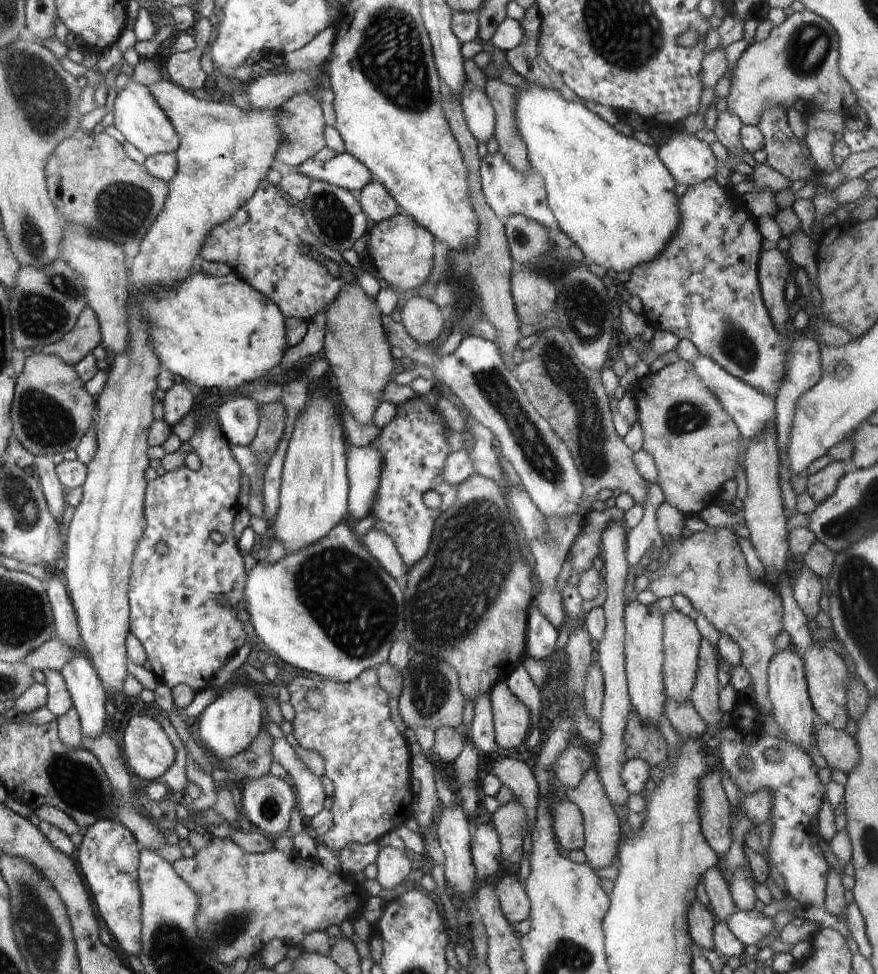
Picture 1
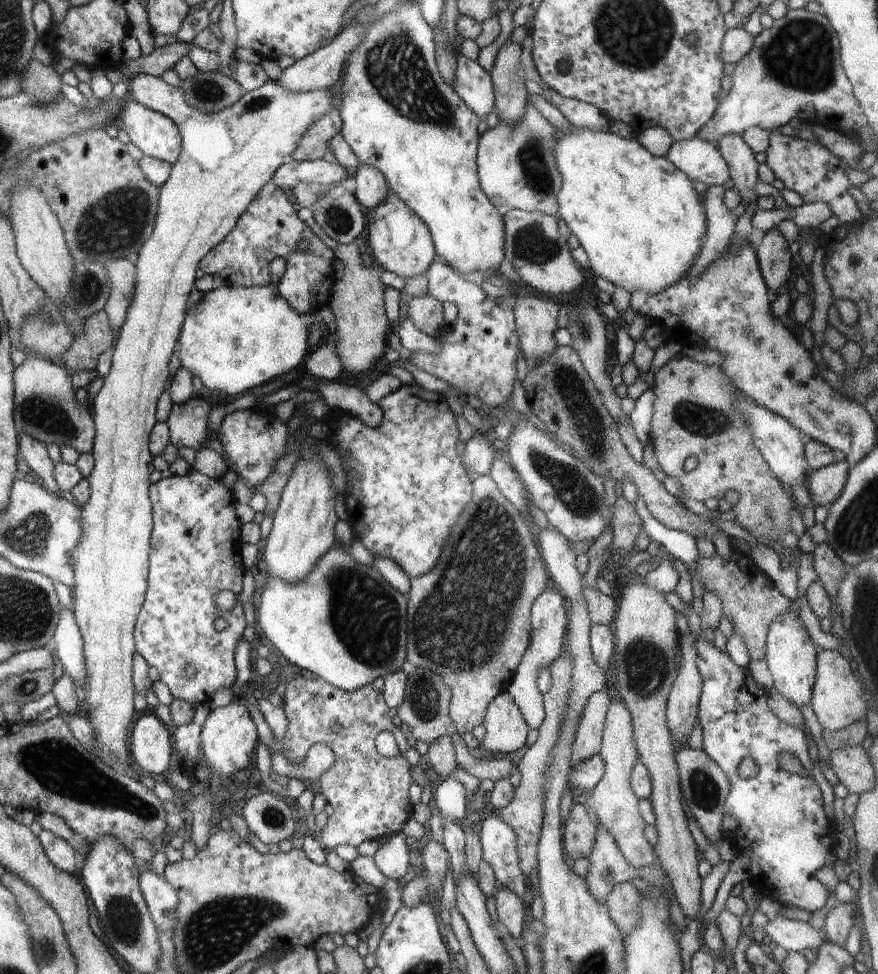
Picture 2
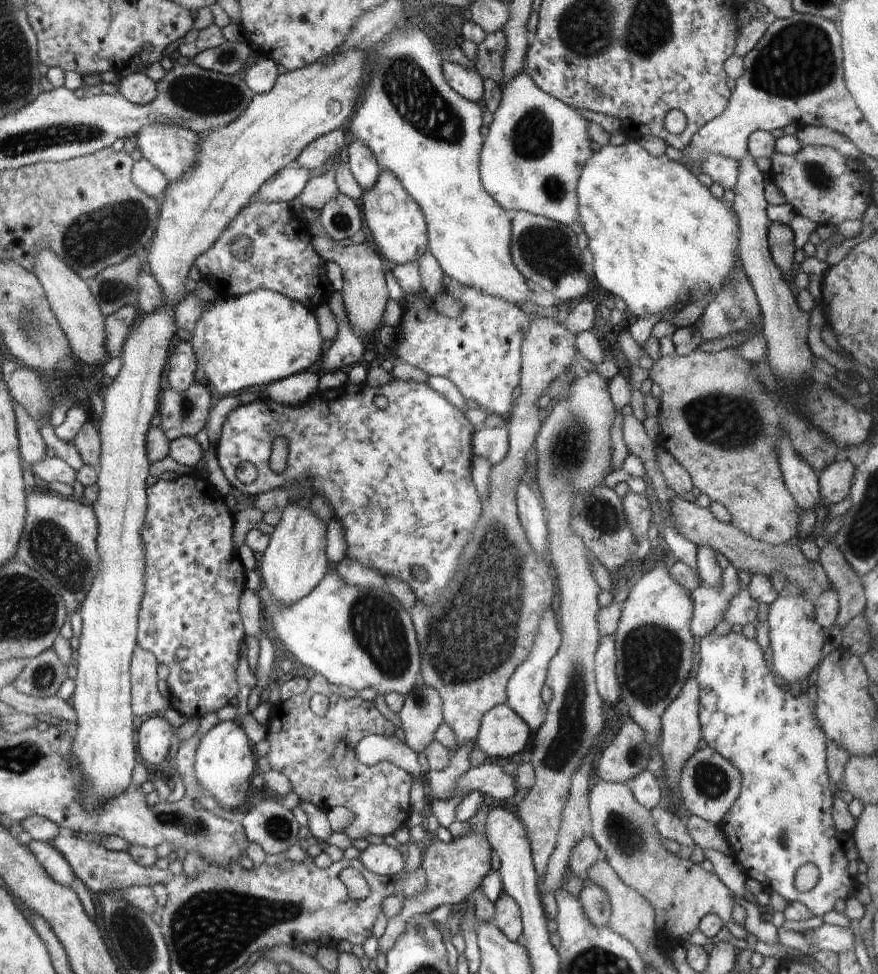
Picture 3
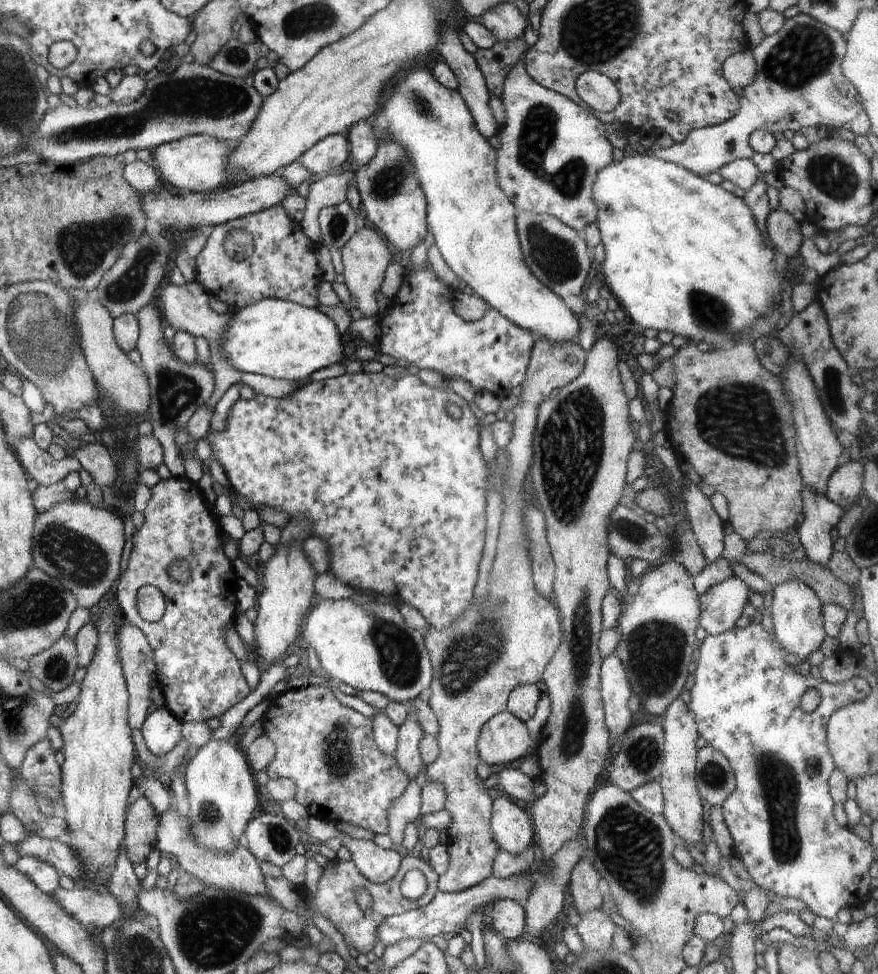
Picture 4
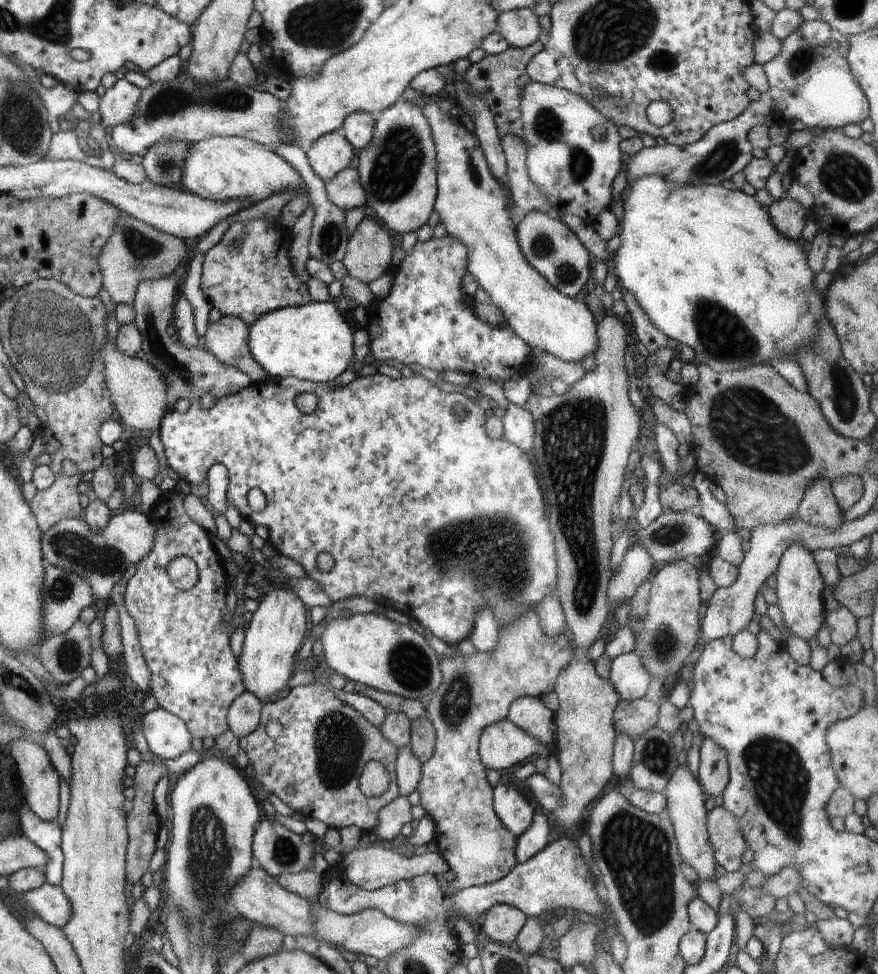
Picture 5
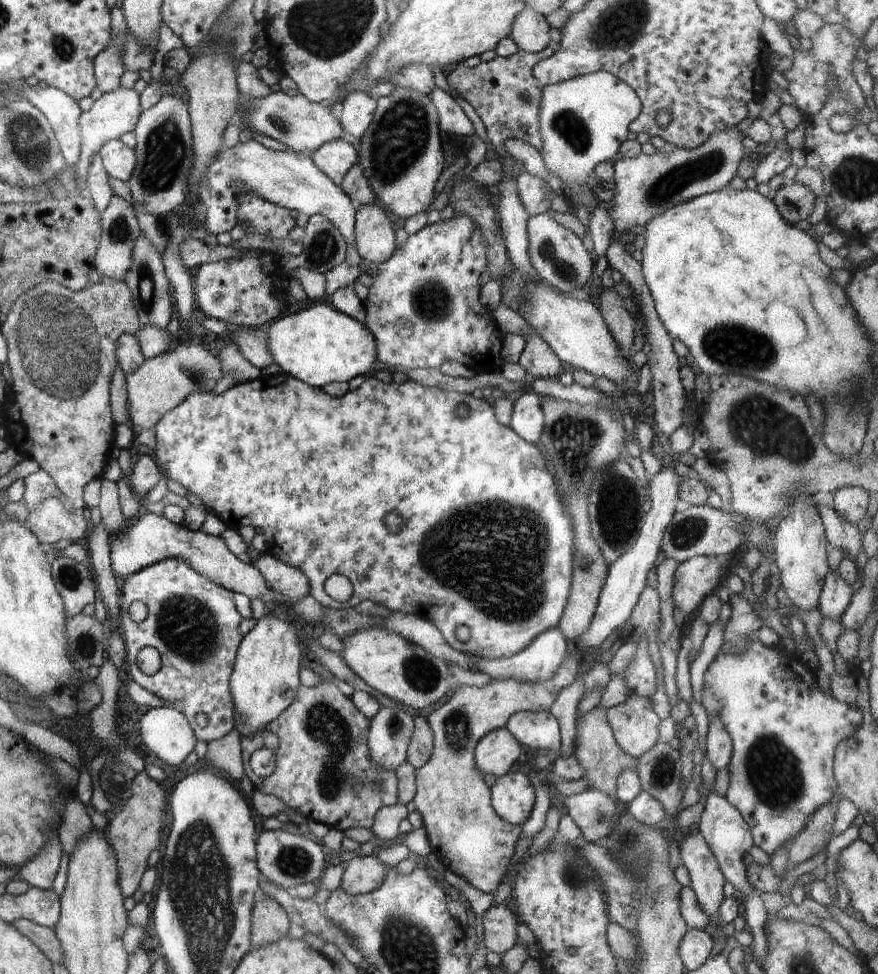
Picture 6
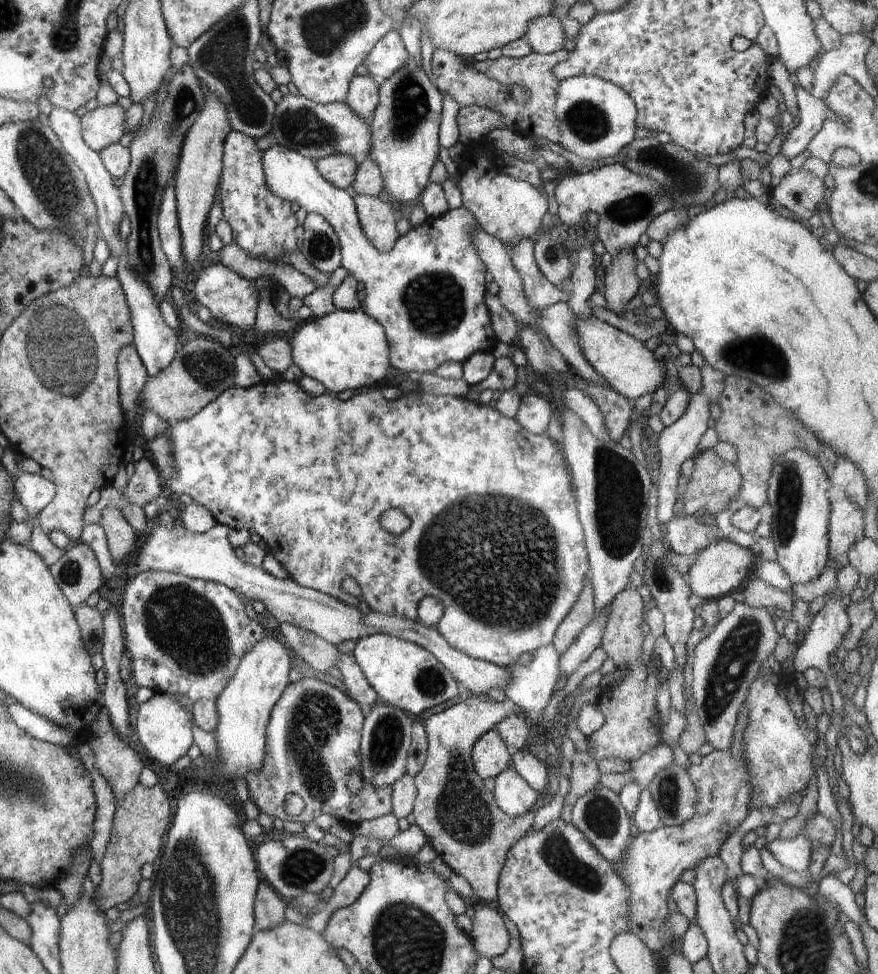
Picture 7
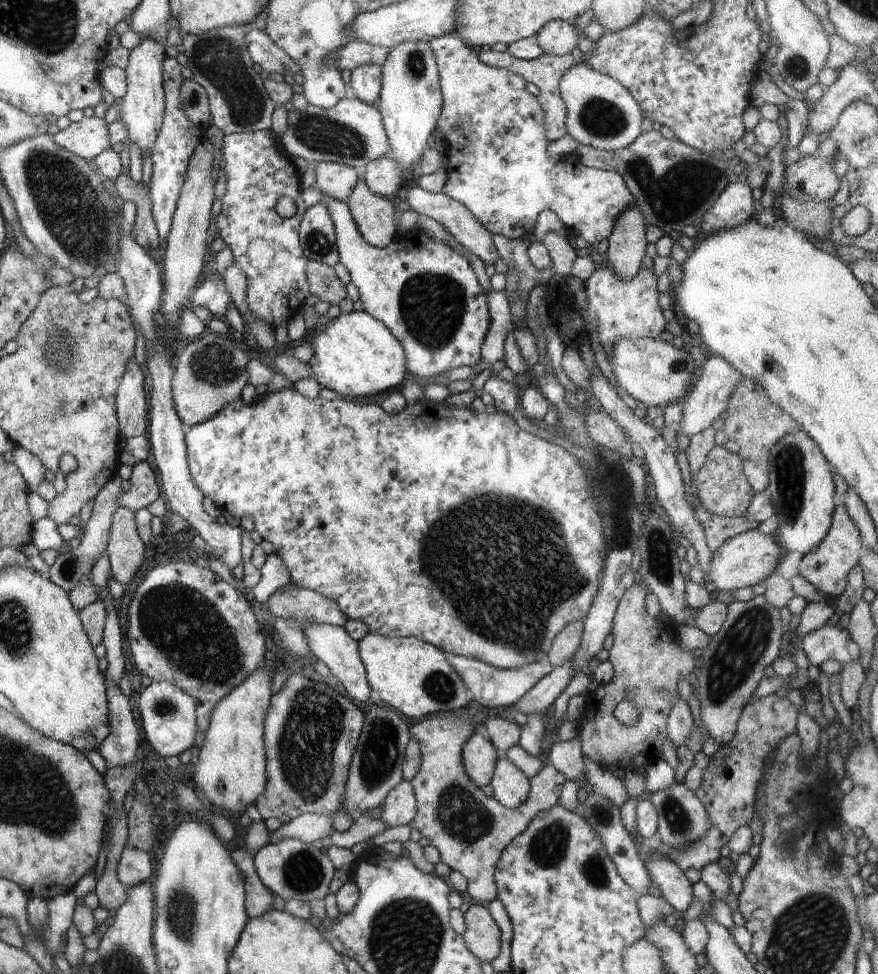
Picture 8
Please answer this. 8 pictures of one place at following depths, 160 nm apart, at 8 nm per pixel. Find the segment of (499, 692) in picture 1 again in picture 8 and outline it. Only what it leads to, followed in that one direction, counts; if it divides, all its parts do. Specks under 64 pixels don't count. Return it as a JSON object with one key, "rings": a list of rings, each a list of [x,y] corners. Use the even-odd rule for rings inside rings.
{"rings":[[[483,731],[474,732],[463,744],[461,761],[466,776],[478,787],[491,784],[498,754],[494,745],[484,736]]]}

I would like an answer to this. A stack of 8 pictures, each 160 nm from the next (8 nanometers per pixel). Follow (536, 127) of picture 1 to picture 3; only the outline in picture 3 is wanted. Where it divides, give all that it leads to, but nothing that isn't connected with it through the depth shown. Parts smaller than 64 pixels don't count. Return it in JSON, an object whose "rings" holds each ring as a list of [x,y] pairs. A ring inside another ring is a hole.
{"rings":[[[627,140],[623,145],[606,145],[599,152],[595,152],[585,164],[580,178],[578,179],[576,196],[579,202],[579,215],[583,224],[583,232],[587,234],[587,246],[594,256],[594,276],[600,283],[603,290],[613,296],[620,296],[626,303],[628,312],[636,318],[644,318],[652,315],[660,315],[674,309],[676,306],[688,305],[696,302],[699,298],[715,292],[724,286],[724,283],[735,271],[739,262],[739,224],[737,214],[731,207],[727,207],[720,199],[716,199],[710,189],[698,181],[698,177],[682,163],[670,160],[665,154],[662,156],[652,156],[644,150],[638,142]]]}

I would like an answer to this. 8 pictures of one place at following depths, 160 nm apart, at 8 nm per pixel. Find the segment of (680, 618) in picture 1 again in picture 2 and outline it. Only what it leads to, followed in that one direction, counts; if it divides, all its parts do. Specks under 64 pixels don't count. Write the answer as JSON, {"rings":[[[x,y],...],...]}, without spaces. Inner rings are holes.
{"rings":[[[679,636],[681,663],[667,700],[667,725],[673,742],[681,742],[676,752],[688,748],[686,740],[694,730],[699,713],[702,677],[696,659],[695,636]]]}

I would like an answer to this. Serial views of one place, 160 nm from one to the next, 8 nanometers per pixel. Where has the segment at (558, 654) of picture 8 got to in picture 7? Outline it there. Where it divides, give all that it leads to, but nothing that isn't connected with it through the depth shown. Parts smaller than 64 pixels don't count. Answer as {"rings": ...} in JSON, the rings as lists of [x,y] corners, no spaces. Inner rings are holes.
{"rings":[[[588,571],[585,576],[585,585],[579,594],[578,600],[556,629],[552,646],[560,655],[568,650],[568,647],[593,620],[595,611],[594,593],[590,575],[591,572]]]}

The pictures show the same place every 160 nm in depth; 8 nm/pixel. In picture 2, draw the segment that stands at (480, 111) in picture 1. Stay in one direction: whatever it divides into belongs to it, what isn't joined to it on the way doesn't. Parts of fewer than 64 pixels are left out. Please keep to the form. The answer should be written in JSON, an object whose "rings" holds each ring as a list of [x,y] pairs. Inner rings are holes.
{"rings":[[[458,54],[454,83],[453,89],[458,96],[479,116],[480,121],[486,120],[495,104],[491,75],[478,61]]]}

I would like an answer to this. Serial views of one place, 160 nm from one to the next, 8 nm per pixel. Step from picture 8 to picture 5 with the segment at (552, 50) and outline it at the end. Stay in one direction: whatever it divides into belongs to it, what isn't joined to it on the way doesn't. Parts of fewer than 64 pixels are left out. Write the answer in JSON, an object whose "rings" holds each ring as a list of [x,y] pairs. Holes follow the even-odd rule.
{"rings":[[[532,9],[504,11],[498,15],[498,32],[506,39],[510,47],[528,48],[538,40],[540,24]]]}

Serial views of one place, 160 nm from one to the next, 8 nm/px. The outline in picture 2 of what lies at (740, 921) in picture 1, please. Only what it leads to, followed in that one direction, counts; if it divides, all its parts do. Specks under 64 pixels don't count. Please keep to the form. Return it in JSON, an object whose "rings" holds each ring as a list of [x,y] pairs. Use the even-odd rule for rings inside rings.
{"rings":[[[778,914],[766,924],[766,936],[787,951],[817,950],[825,943],[827,936],[822,929],[814,928],[808,922],[797,921]]]}

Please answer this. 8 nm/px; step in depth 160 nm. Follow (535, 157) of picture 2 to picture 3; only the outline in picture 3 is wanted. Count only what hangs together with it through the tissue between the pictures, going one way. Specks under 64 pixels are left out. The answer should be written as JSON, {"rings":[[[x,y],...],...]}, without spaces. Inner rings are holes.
{"rings":[[[524,68],[502,86],[501,101],[488,130],[479,164],[481,181],[488,194],[507,212],[524,211],[546,217],[569,226],[576,234],[582,233],[576,189],[585,164],[595,153],[590,147],[593,140],[589,135],[589,122],[574,107],[538,88]]]}

